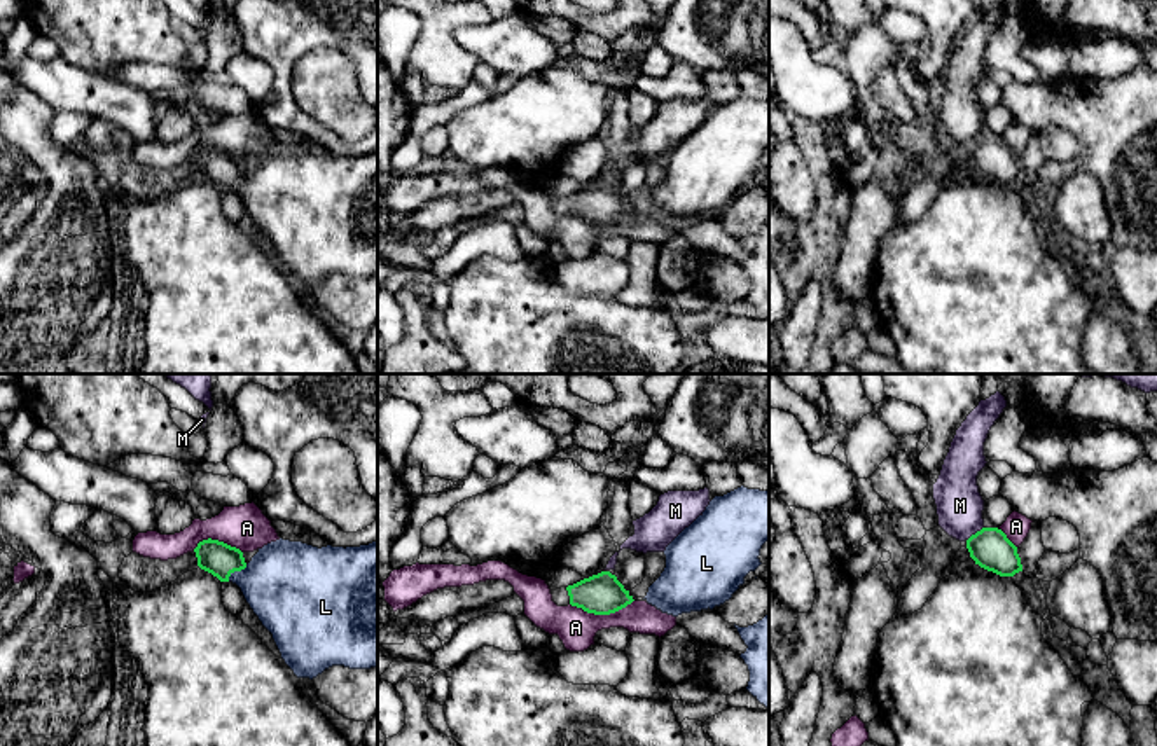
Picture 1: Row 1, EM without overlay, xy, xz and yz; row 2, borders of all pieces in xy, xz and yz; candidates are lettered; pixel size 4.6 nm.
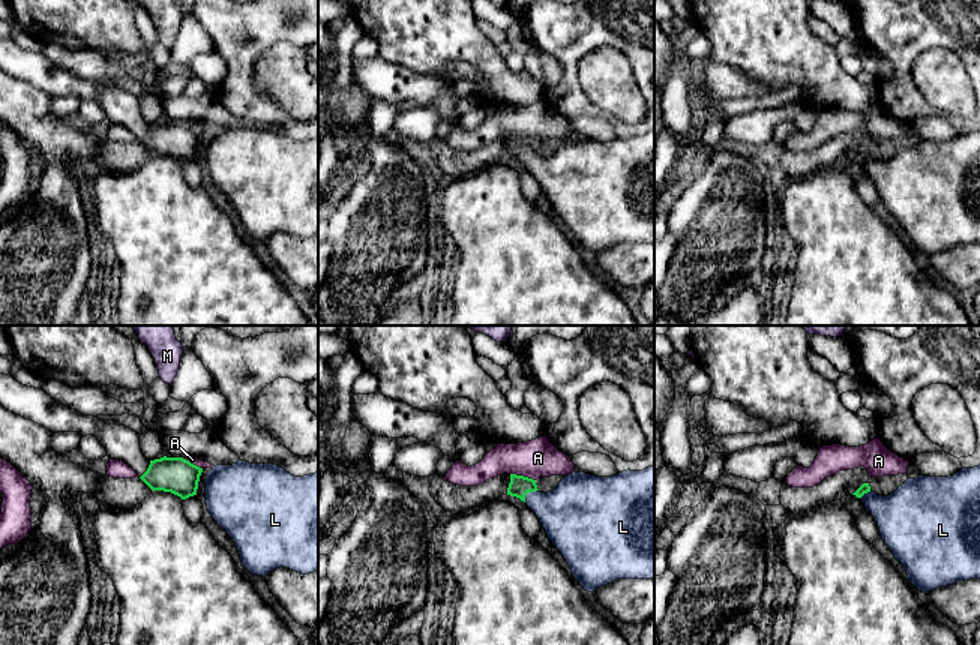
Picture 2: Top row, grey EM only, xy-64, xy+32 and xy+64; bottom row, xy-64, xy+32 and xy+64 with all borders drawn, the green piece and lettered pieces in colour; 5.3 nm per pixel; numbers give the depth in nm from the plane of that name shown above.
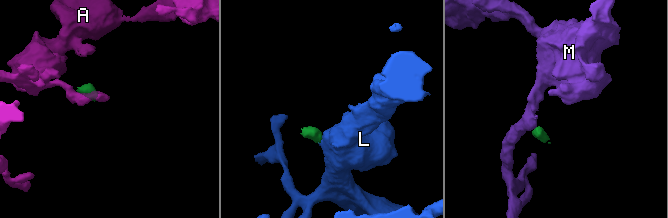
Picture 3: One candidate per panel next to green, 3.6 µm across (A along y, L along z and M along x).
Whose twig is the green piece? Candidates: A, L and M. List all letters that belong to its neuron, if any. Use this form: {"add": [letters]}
{"add": ["L"]}

